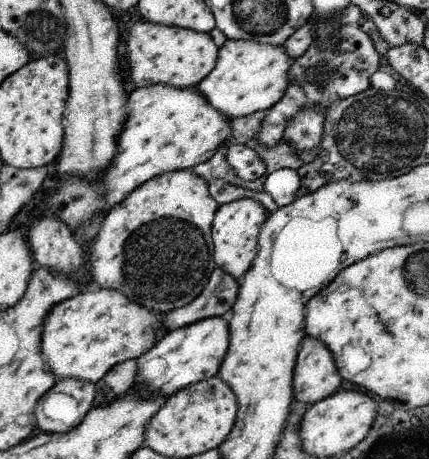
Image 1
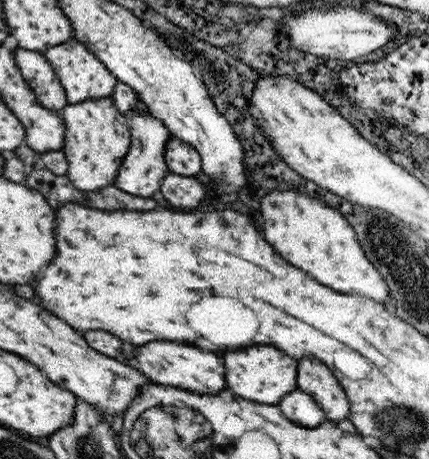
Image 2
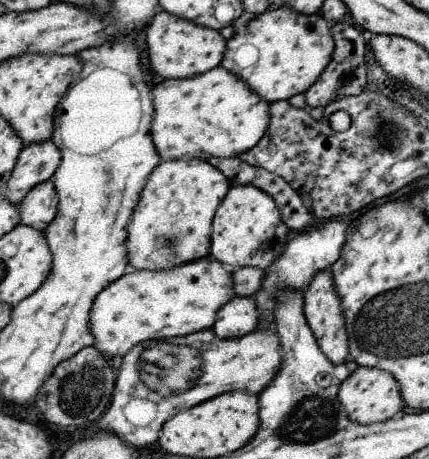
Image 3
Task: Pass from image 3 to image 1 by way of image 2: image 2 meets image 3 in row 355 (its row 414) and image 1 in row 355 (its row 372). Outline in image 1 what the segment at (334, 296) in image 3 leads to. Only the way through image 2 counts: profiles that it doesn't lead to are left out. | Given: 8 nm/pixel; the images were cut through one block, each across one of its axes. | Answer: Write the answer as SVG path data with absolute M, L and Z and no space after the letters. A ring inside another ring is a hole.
M303 338L303 350L299 350L299 366L295 366L295 376L293 376L293 400L303 402L303 404L317 404L323 398L329 398L333 392L337 392L341 378L337 364L333 364L331 352L317 340L317 338Z

